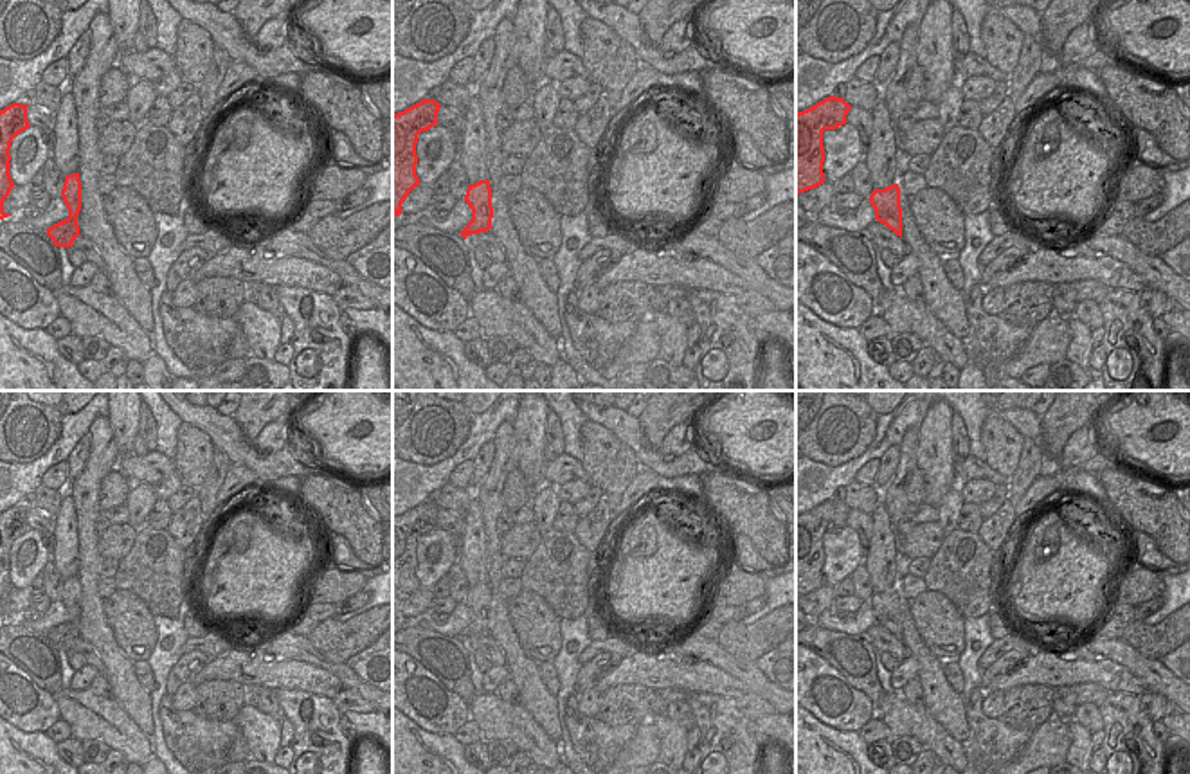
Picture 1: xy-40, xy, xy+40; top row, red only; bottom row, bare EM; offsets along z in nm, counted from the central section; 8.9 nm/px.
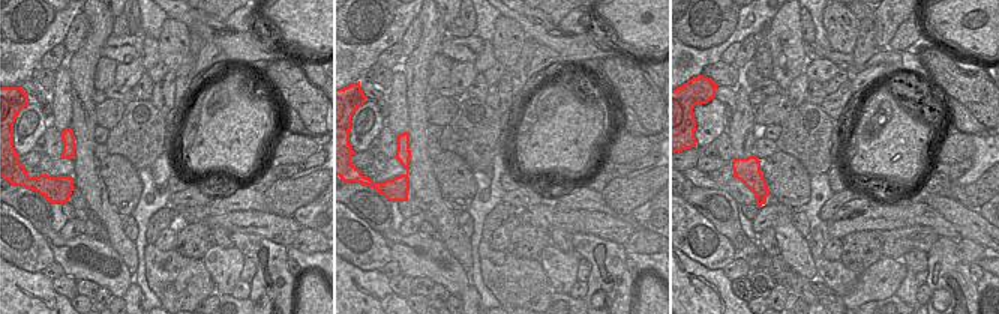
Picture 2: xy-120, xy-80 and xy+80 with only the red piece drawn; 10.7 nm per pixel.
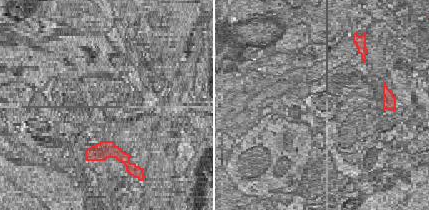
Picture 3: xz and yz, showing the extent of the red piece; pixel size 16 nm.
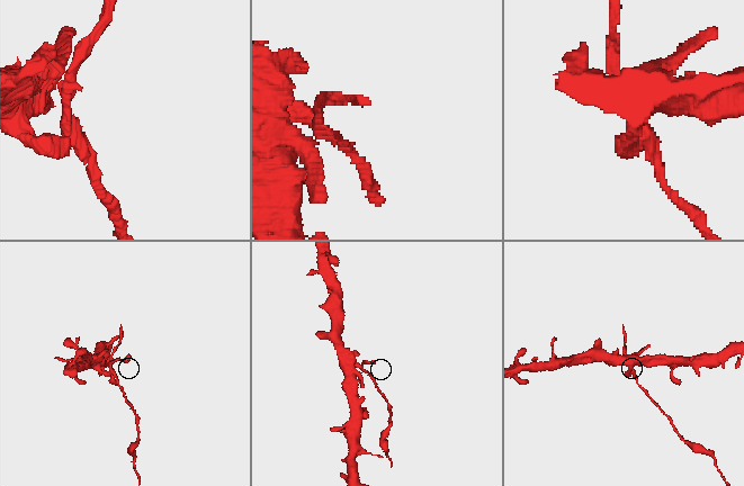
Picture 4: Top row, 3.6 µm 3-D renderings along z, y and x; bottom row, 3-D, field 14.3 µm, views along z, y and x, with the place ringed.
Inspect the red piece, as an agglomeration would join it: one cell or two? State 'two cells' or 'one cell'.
two cells

